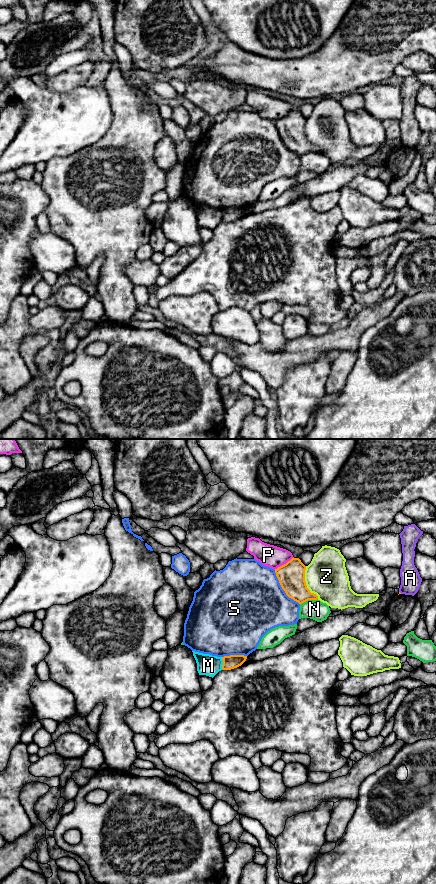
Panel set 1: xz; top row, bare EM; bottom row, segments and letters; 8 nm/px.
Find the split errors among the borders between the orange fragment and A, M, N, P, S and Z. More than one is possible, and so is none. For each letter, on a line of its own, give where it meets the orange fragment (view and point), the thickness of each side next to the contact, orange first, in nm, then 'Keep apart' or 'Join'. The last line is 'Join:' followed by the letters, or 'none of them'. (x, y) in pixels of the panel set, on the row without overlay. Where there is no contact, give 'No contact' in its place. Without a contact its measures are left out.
A: No contact. Keep apart
M: Touches orange at xz (223, 215). Thickness 110 nm (orange) against 170 nm. Keep apart
N: Touches orange at xz (308, 151). Thickness 220 nm (orange) against 160 nm. Keep apart
P: Touches orange at xz (284, 116). Thickness 220 nm (orange) against 180 nm. Keep apart
S: Touches orange at xz (282, 140). Thickness 220 nm (orange) against 500 nm. Keep apart
Z: Touches orange at xz (305, 135). Thickness 220 nm (orange) against 340 nm. Keep apart
Join: none of them

